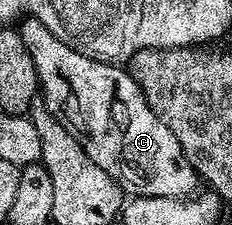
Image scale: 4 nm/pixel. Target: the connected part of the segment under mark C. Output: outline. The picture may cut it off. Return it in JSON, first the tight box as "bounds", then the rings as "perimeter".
{"bounds":[17,16,201,199],"perimeter":[[[24,16],[17,28],[29,55],[33,55],[33,67],[37,67],[42,104],[67,126],[67,130],[81,143],[85,155],[89,155],[89,159],[93,159],[101,171],[109,174],[124,194],[131,197],[187,199],[200,188],[201,178],[184,157],[177,135],[173,135],[173,131],[169,131],[169,127],[165,127],[165,123],[153,115],[141,87],[137,87],[126,68],[110,61],[89,59],[89,55],[73,51],[73,47],[61,43],[61,39],[57,39],[57,35],[53,35],[53,31],[49,31],[49,27],[35,17]]]}

